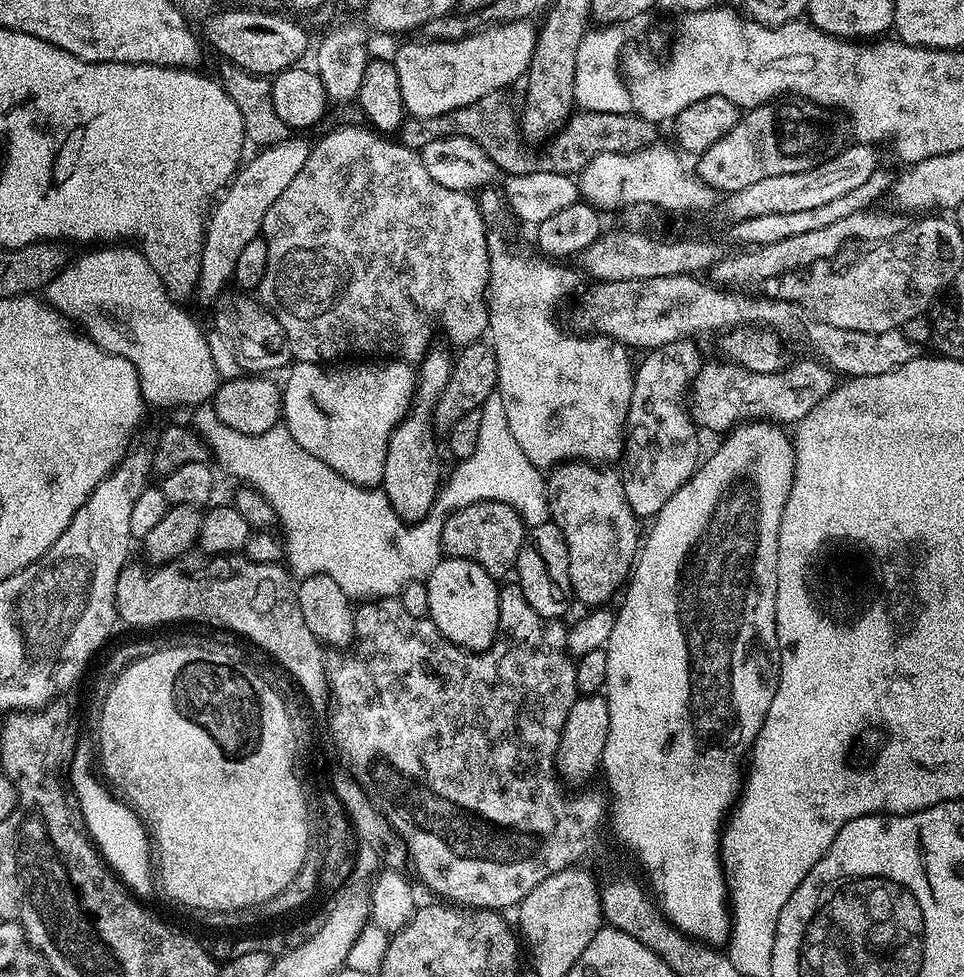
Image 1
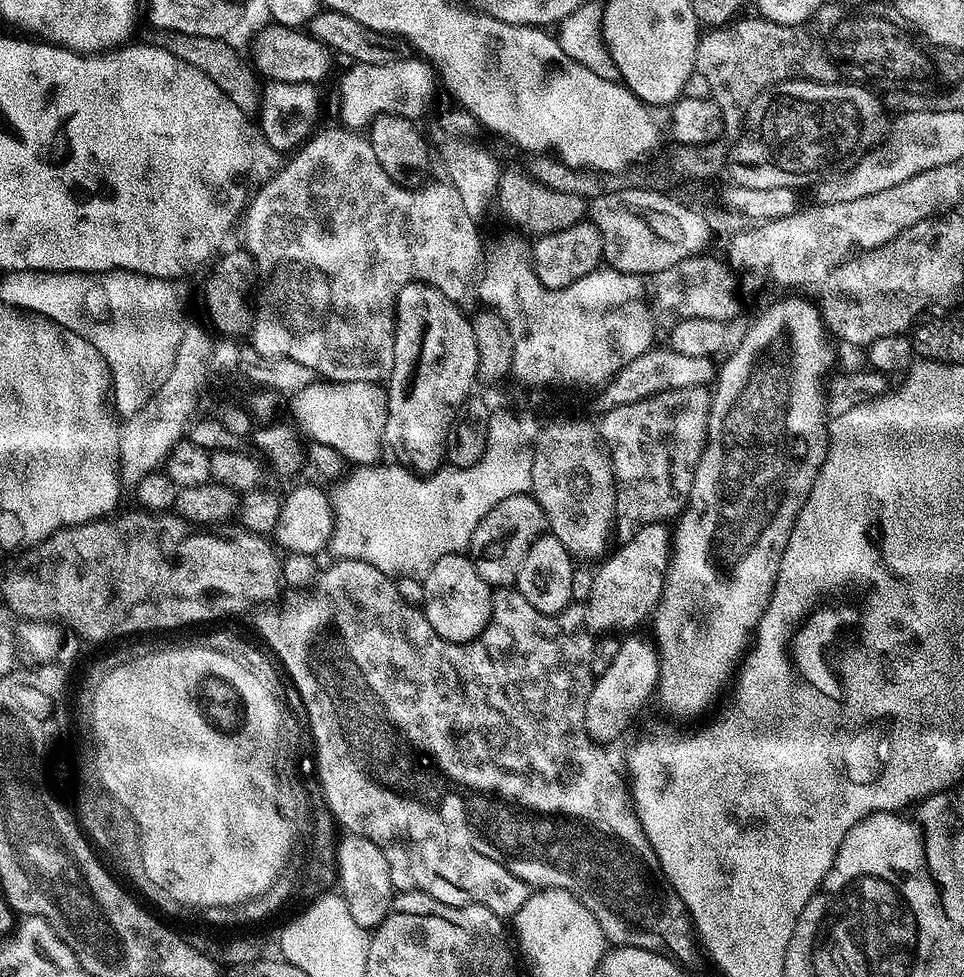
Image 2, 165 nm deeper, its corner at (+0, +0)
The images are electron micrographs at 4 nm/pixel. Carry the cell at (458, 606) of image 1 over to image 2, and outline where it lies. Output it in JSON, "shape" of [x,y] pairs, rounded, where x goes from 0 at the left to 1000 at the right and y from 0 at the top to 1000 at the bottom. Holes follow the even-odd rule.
{"shape":[[[474,567],[454,571],[454,575],[450,575],[444,589],[439,591],[439,595],[438,625],[455,651],[472,659],[481,659],[500,649],[510,627],[512,603],[509,598],[504,597],[500,588],[496,588],[484,568]]]}

